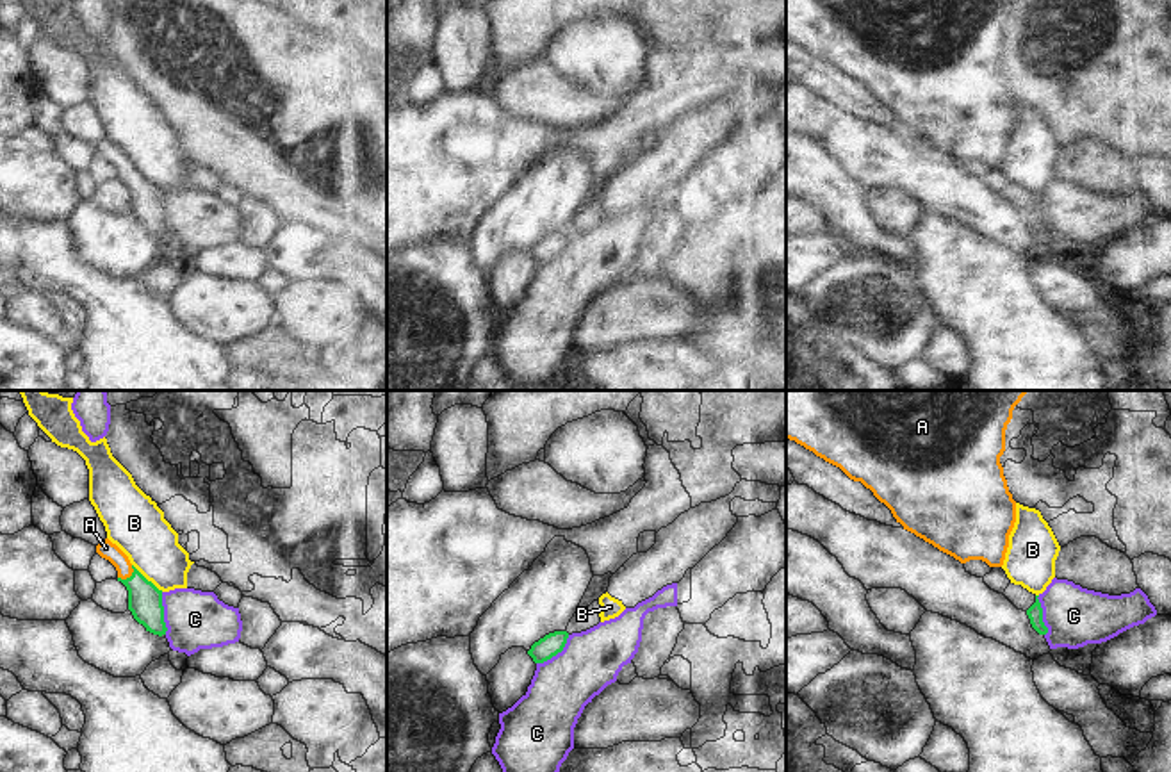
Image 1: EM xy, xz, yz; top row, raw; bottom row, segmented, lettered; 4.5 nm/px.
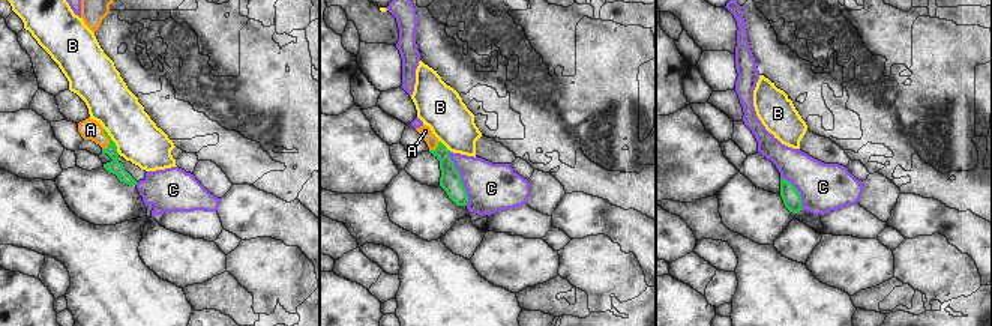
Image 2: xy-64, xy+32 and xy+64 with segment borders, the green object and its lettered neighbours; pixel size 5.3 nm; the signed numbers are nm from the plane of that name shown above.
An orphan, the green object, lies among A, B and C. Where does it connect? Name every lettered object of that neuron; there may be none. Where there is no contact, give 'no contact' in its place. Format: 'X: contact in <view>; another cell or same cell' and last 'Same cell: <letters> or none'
A: contact in xy; same cell
B: contact in xy; another cell
C: contact in xy; another cell
Same cell: A

